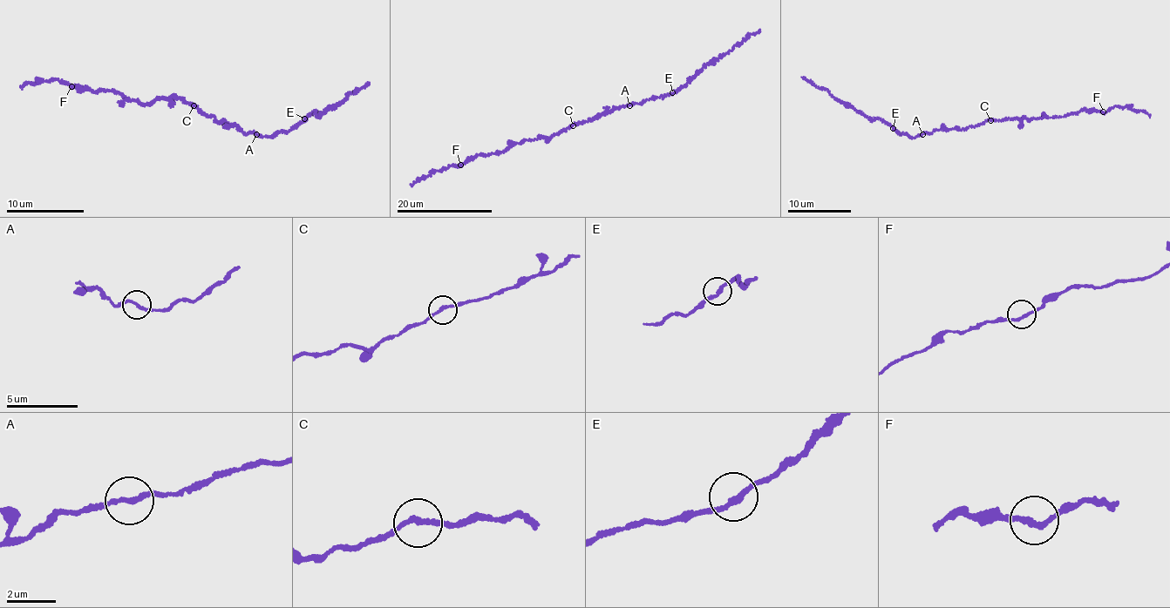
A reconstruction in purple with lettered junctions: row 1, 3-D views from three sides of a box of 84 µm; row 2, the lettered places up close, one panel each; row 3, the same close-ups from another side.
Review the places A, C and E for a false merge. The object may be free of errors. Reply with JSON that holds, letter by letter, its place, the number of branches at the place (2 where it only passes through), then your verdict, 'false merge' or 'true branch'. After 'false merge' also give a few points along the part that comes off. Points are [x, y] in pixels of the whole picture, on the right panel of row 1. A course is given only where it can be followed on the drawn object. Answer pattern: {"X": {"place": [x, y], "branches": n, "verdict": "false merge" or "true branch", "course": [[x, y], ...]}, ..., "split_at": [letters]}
{"A": {"place": [922, 134], "branches": 2, "verdict": "true branch"}, "C": {"place": [990, 120], "branches": 2, "verdict": "true branch"}, "E": {"place": [893, 128], "branches": 2, "verdict": "true branch"}, "split_at": []}

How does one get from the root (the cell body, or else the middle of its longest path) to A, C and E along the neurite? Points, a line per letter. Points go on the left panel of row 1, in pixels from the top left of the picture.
A: (213, 117), (217, 121), (237, 125), (246, 133), (256, 134)
C: (213, 117), (205, 115), (193, 104)
E: (213, 117), (217, 121), (237, 125), (246, 133), (268, 138), (286, 132), (304, 118)

